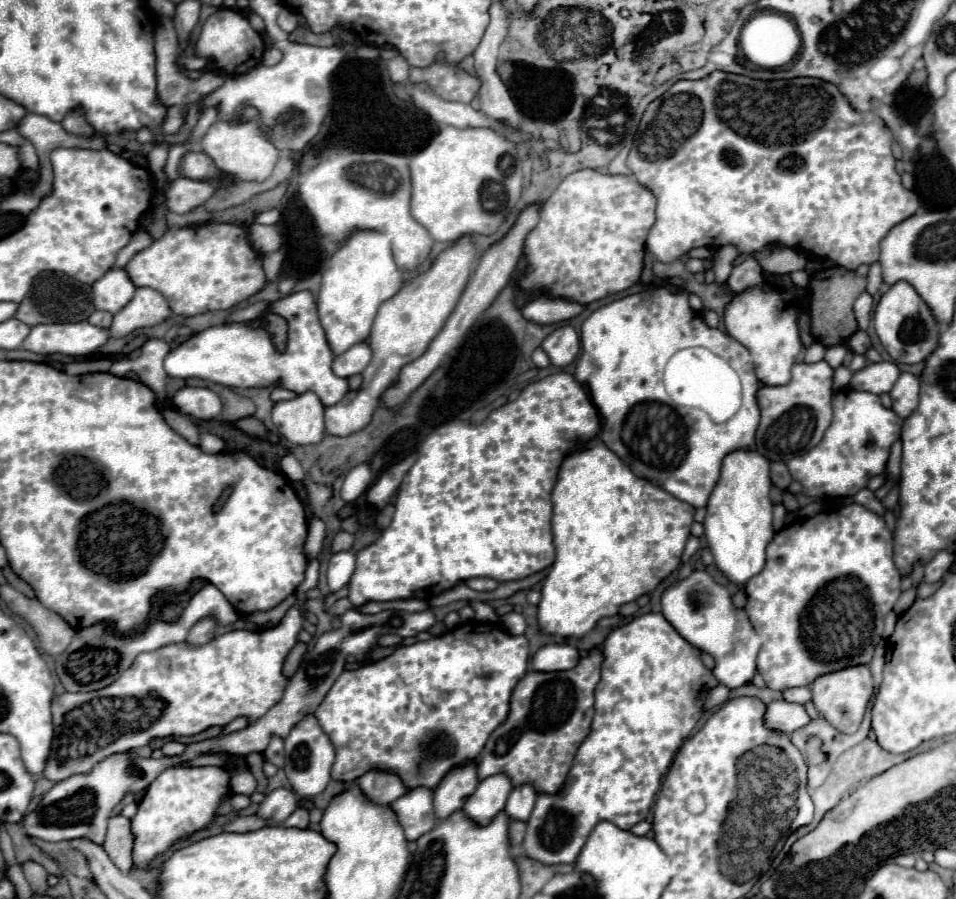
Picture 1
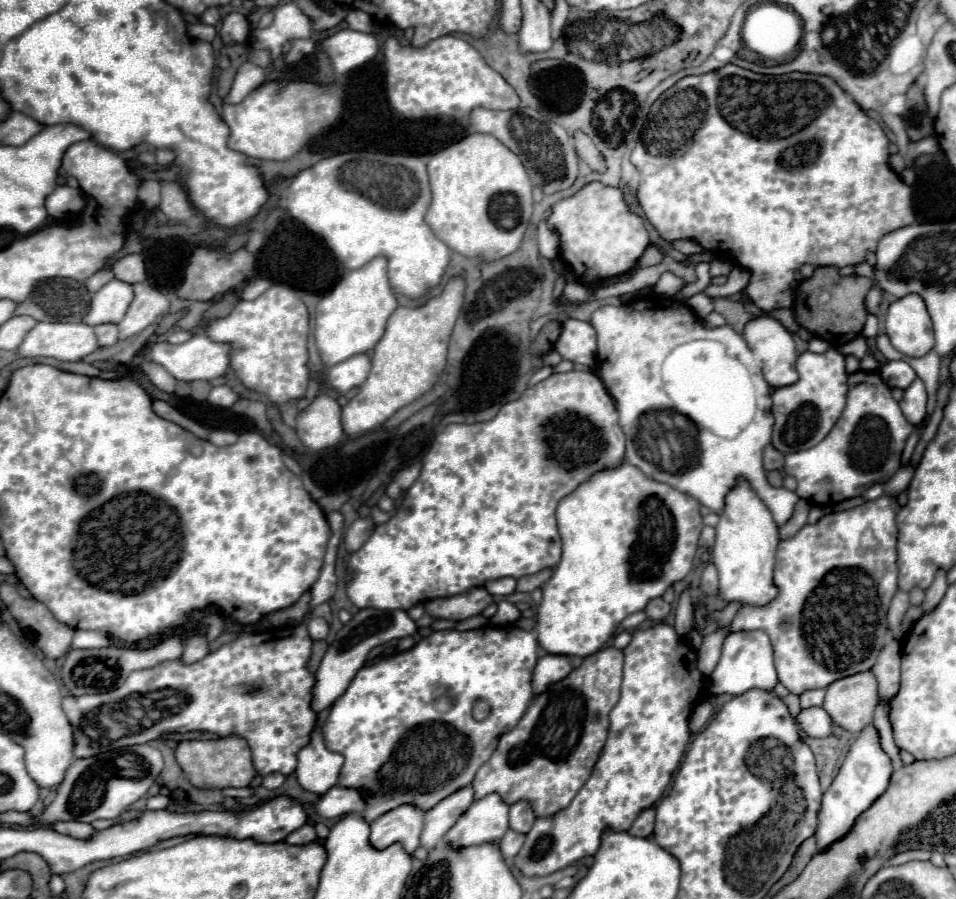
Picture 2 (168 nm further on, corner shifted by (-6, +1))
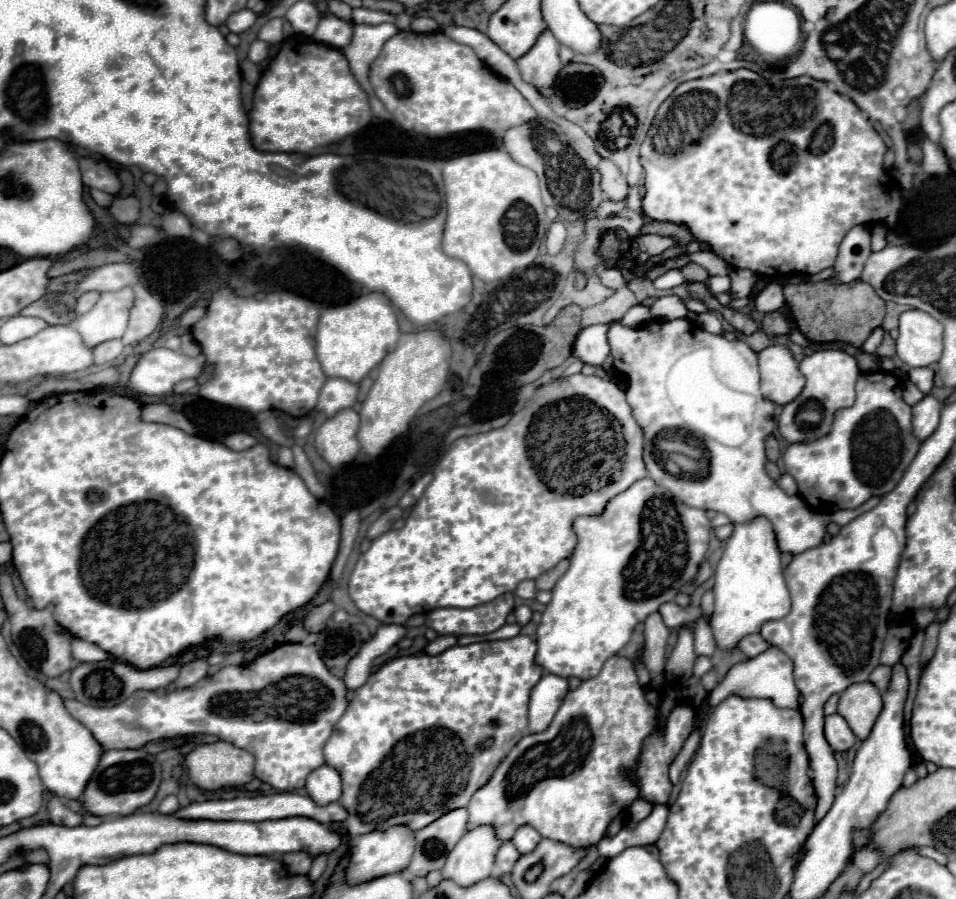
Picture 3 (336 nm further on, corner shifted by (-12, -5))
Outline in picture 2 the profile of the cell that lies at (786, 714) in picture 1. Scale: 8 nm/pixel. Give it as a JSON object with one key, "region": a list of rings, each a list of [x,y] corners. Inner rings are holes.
{"region":[[[804,708],[796,716],[796,724],[800,730],[812,738],[824,738],[832,734],[832,720],[822,708]]]}

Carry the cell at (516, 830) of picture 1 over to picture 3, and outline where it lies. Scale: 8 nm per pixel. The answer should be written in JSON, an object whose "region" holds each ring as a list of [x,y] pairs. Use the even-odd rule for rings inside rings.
{"region":[[[504,842],[496,854],[496,868],[502,872],[502,874],[508,874],[512,870],[512,866],[516,864],[516,860],[520,858],[518,850],[514,848],[512,842]]]}

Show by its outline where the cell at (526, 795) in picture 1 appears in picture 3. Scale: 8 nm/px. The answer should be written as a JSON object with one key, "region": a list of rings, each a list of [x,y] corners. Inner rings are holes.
{"region":[[[520,826],[520,830],[516,830],[516,834],[512,838],[512,844],[516,846],[516,850],[520,854],[528,854],[538,846],[540,840],[542,840],[540,834],[536,834],[536,830],[532,830],[532,826]]]}

